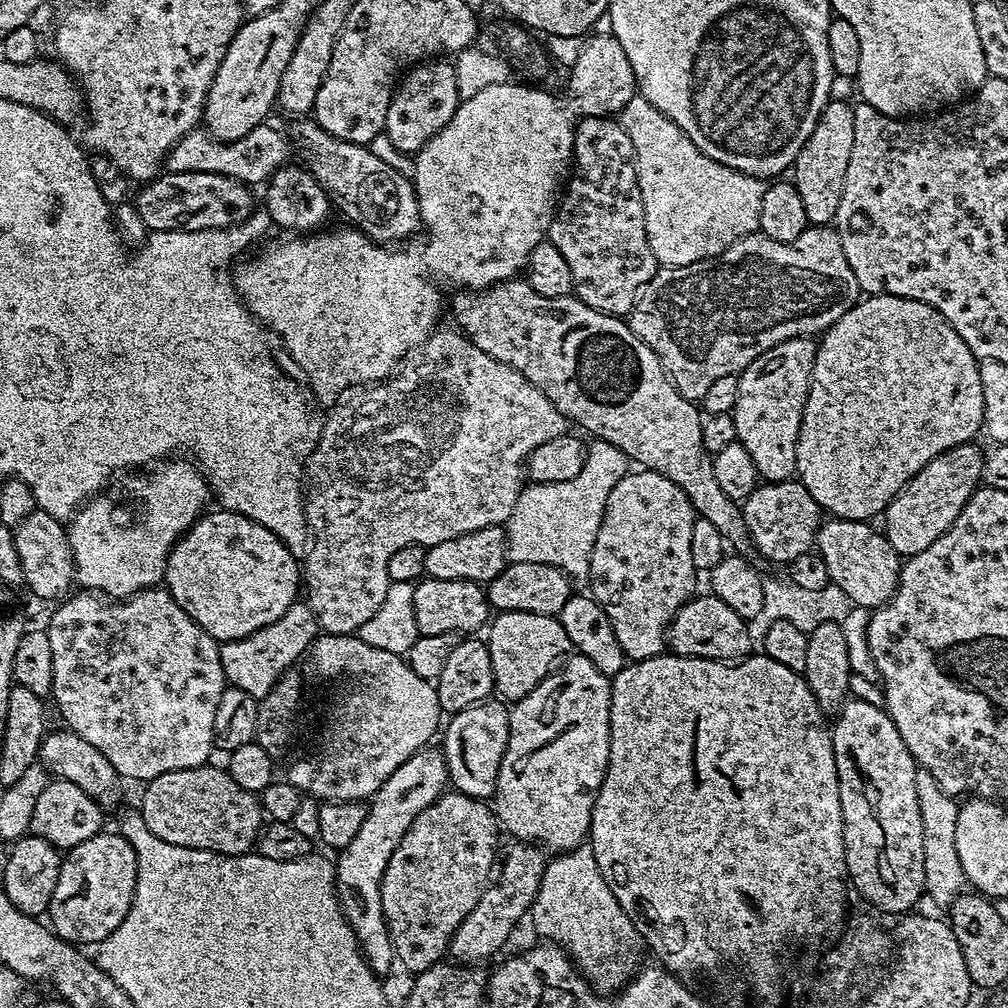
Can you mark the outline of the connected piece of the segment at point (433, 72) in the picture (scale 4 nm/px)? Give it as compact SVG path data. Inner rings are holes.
M432 58L405 71L397 83L390 106L386 110L383 133L388 135L394 146L405 154L420 151L450 118L454 118L461 98L455 82L455 66L444 58Z

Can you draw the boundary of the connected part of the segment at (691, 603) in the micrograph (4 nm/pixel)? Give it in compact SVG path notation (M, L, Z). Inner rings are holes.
M711 594L693 595L678 610L668 627L666 644L675 655L697 656L707 660L722 660L725 662L739 662L753 651L754 641L747 632L747 623L726 602L722 602Z

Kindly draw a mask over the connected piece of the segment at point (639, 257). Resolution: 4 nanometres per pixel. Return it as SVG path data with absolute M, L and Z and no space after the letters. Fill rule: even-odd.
M588 114L577 123L572 147L574 163L570 168L572 177L559 197L546 238L558 246L562 258L566 258L570 265L572 290L577 298L607 316L624 318L636 305L640 291L648 285L650 278L654 278L658 265L646 234L646 214L642 190L638 186L634 146L619 119L607 120L606 117L604 114Z

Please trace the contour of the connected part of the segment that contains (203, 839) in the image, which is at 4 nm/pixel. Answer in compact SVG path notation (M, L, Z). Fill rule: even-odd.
M187 768L186 770L170 770L166 774L158 774L158 778L147 781L143 785L144 797L140 800L138 811L144 819L144 825L150 834L158 834L162 842L170 842L174 846L186 846L198 850L210 850L227 856L246 856L253 851L259 831L264 825L263 808L260 807L257 795L242 790L228 772L217 768Z

